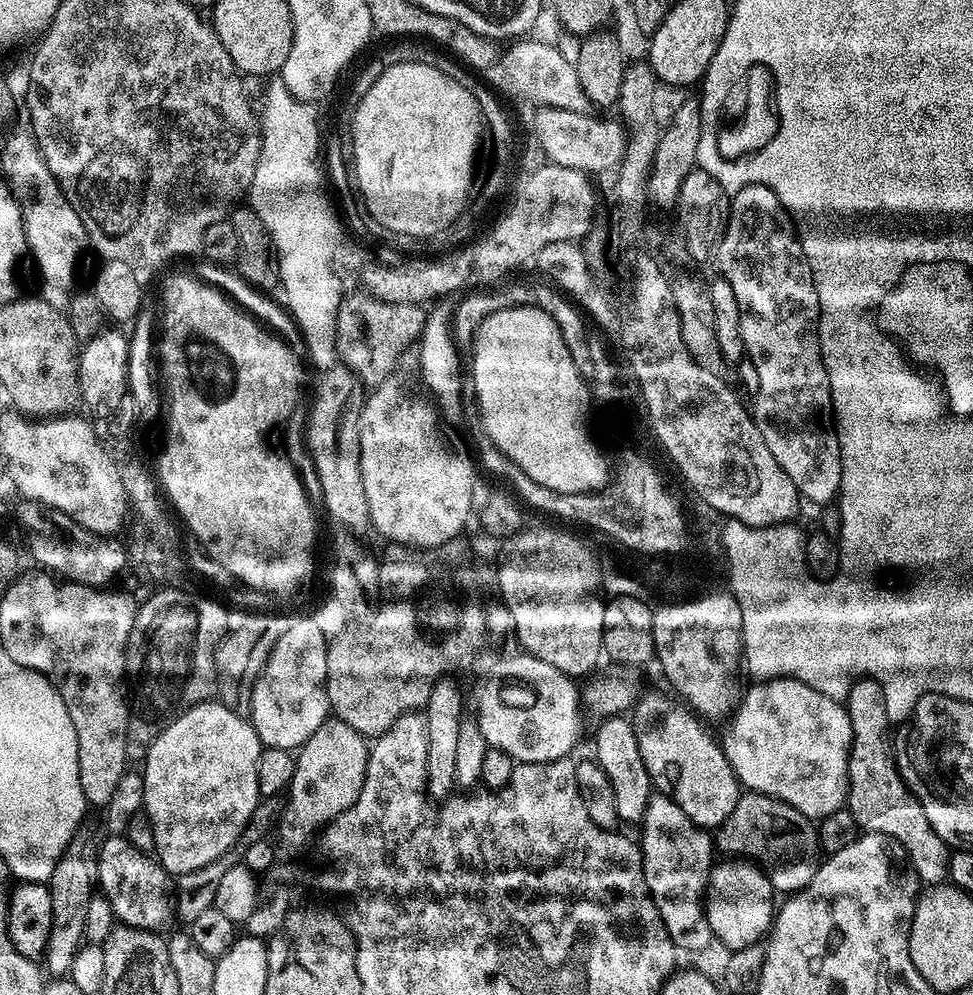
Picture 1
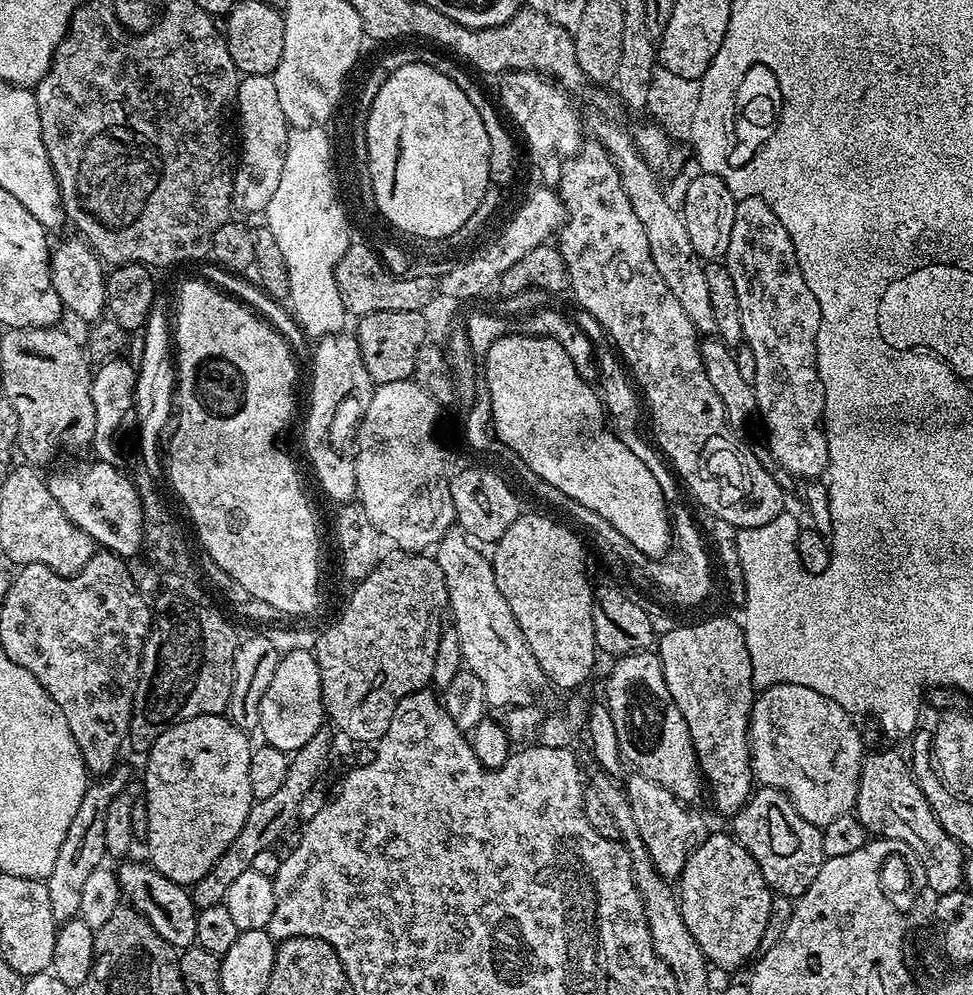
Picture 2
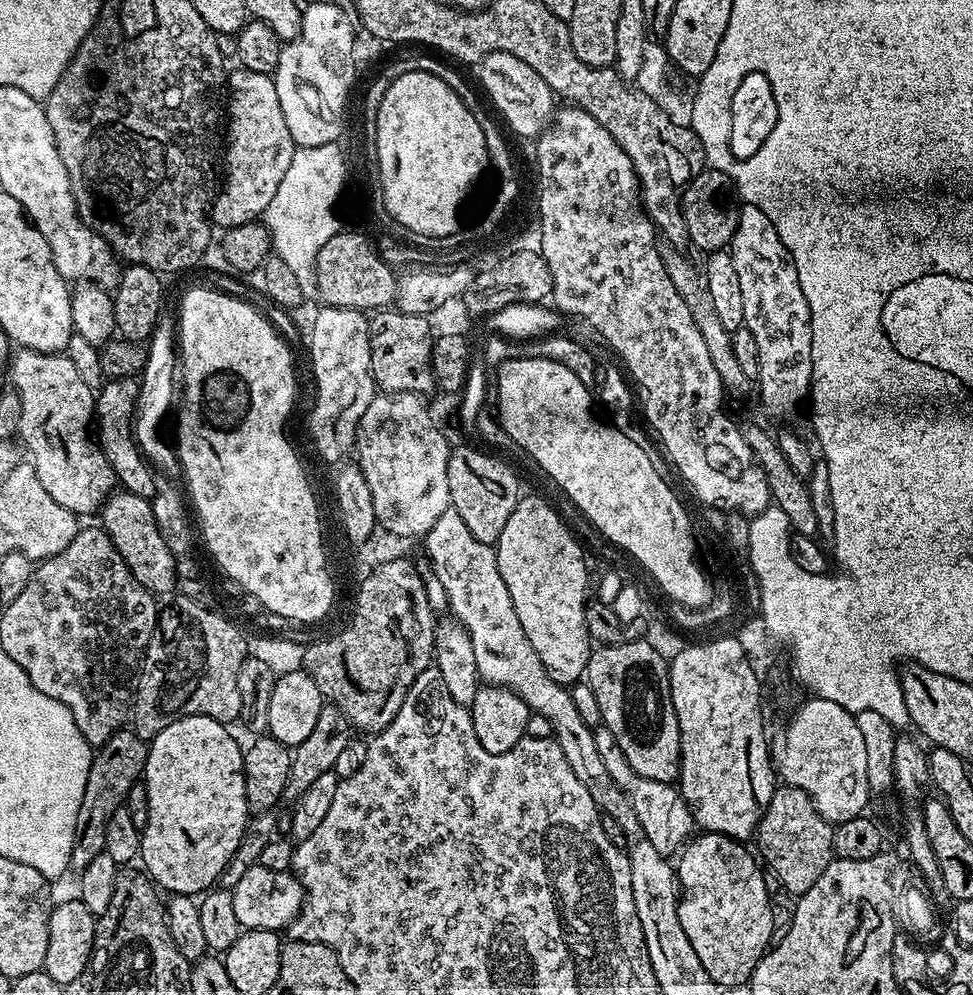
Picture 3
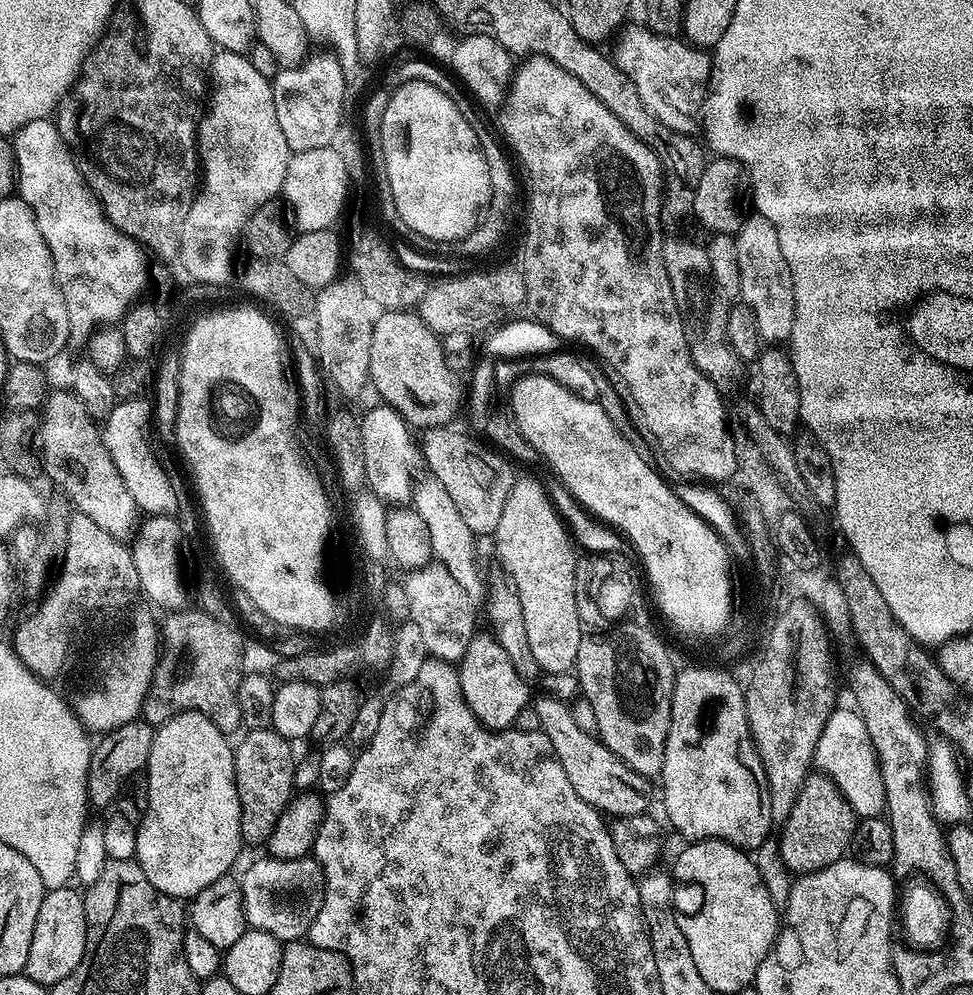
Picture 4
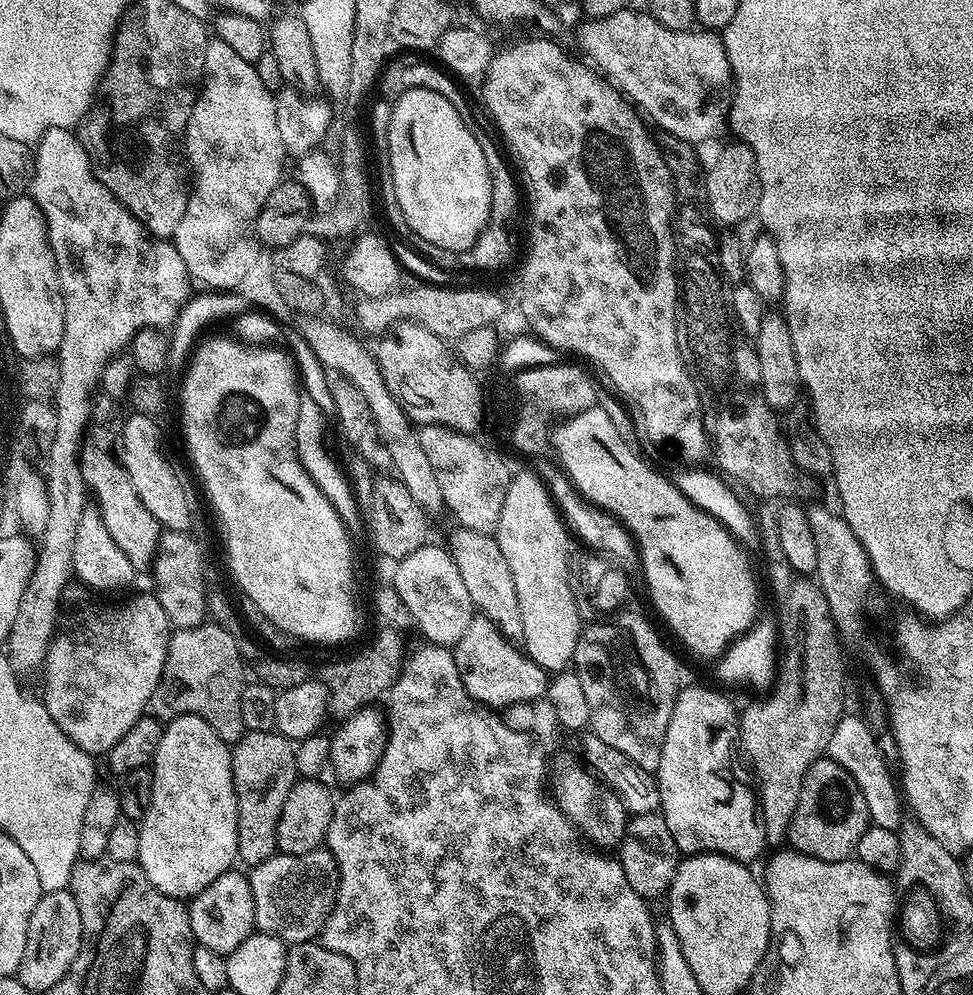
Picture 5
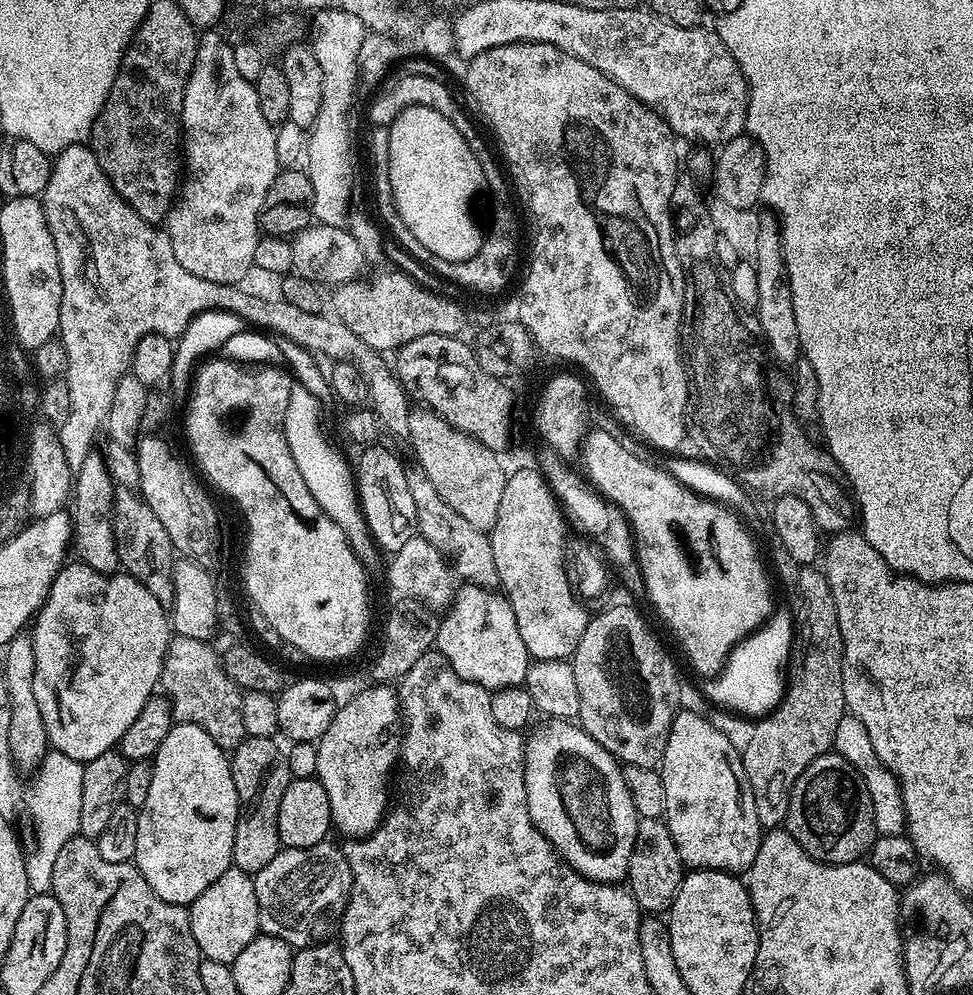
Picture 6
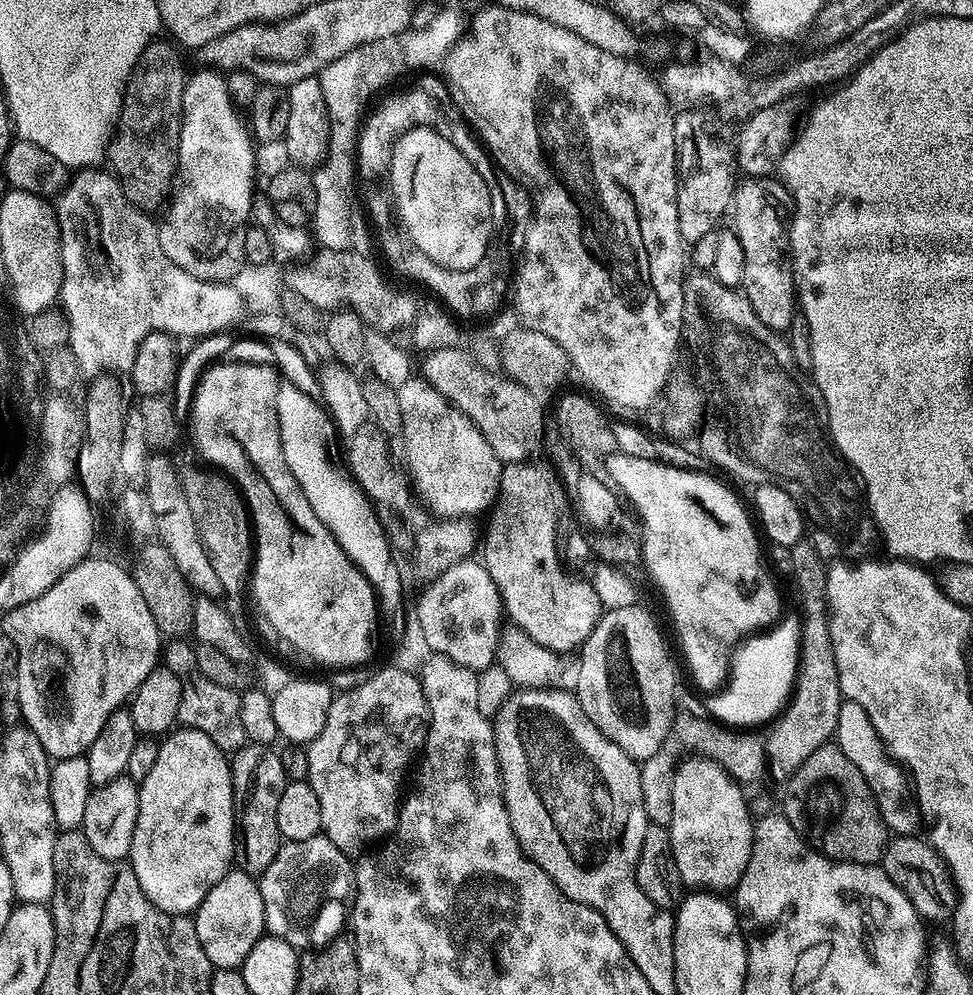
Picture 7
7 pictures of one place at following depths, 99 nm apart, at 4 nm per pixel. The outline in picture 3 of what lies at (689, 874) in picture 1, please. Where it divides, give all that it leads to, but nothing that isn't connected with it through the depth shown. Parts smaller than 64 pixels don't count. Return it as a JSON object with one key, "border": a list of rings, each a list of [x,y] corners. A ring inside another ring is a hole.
{"border":[[[604,723],[595,725],[592,733],[594,743],[598,745],[598,755],[602,758],[606,771],[610,774],[610,778],[614,778],[616,785],[624,791],[630,806],[634,806],[634,815],[637,816],[642,830],[646,830],[646,838],[650,838],[654,850],[658,850],[666,857],[679,853],[694,832],[692,811],[688,808],[687,802],[680,797],[679,787],[654,782],[654,778],[642,778],[642,774],[638,774],[634,766],[626,762],[626,754],[622,754],[622,746],[618,746],[618,738],[614,738],[614,733]]]}

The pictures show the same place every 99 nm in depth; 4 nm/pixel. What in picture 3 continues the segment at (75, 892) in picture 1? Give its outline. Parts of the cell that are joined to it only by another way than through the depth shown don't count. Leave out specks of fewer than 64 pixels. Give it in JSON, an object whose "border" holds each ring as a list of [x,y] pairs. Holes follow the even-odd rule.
{"border":[[[131,730],[115,732],[105,744],[95,749],[90,778],[86,778],[86,791],[82,793],[82,806],[78,806],[78,826],[72,847],[73,869],[85,868],[98,853],[104,851],[106,822],[110,822],[110,814],[114,814],[114,810],[123,805],[130,786],[134,786],[143,777],[147,757],[148,744]]]}

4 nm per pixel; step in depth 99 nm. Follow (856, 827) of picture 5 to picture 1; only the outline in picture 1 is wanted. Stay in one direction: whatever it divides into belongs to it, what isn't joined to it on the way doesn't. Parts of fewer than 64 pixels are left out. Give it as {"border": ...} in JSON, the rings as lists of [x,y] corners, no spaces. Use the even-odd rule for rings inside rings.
{"border":[[[751,790],[745,791],[741,795],[740,801],[734,806],[734,810],[730,810],[728,817],[721,822],[719,828],[715,829],[714,844],[719,851],[721,848],[722,851],[728,852],[724,854],[729,857],[743,858],[759,865],[777,893],[801,892],[810,882],[810,878],[814,878],[816,869],[822,863],[817,825],[786,802],[776,799],[774,796],[767,796]]]}

